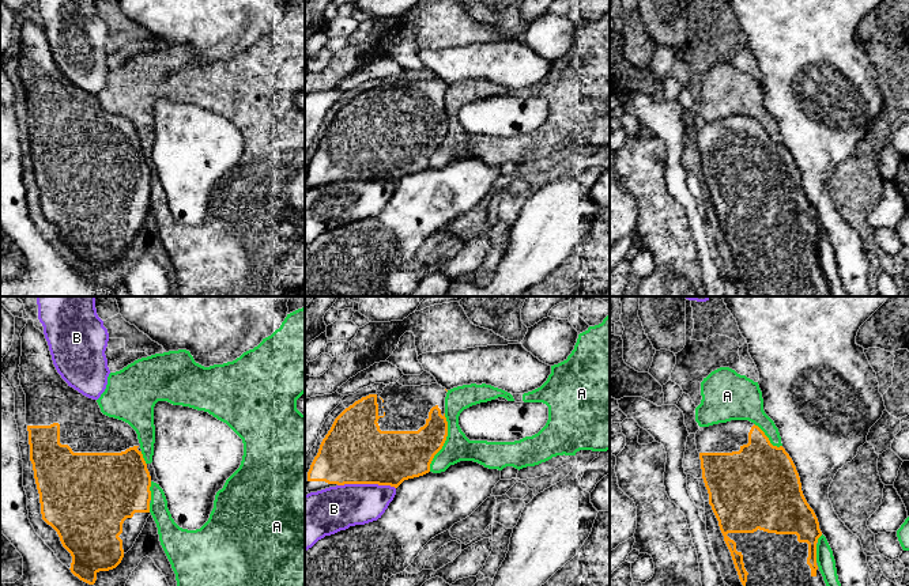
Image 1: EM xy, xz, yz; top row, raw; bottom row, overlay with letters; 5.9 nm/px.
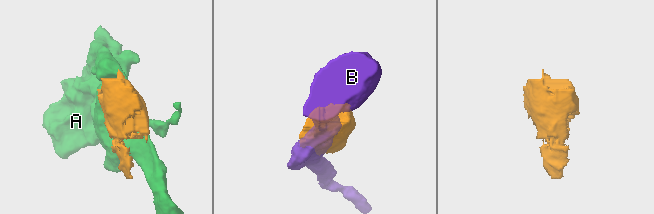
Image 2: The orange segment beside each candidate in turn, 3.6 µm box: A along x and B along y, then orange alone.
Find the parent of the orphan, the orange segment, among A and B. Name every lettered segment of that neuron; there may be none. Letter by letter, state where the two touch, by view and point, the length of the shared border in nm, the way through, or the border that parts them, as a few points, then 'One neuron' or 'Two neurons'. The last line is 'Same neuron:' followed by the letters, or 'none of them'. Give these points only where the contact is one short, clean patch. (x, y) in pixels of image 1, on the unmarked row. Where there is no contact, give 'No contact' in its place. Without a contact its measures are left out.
A: Touches orange at xz (444, 138). Shared border 360 nm. Two neurons
B: Touches orange at xz (366, 178). Shared border 340 nm. Two neurons
Same neuron: none of them

